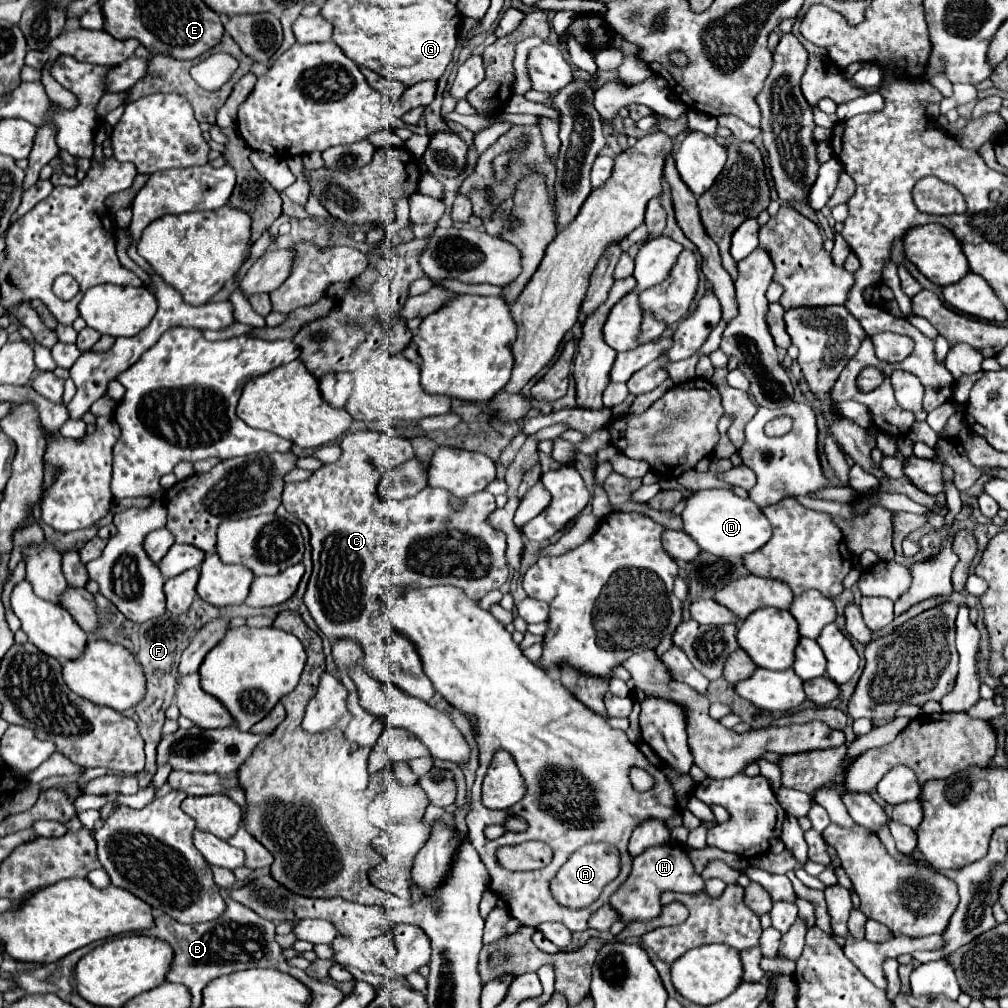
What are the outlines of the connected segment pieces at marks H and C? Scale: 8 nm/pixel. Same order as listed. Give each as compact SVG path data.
M669 840L667 844L651 846L643 850L639 856L633 860L633 870L631 876L625 880L625 884L611 896L609 904L613 910L619 914L623 922L645 922L653 920L661 914L661 888L671 888L681 894L699 894L705 888L705 880L701 874L695 872L695 866L691 858L687 856L687 850L683 844Z
M355 432L345 434L339 448L341 458L337 462L325 464L303 482L285 484L281 494L281 504L285 506L285 510L305 522L311 532L313 574L307 584L305 606L309 608L321 632L331 640L335 636L351 636L353 640L361 642L367 658L367 672L371 672L371 676L383 682L391 682L401 690L407 690L411 696L427 702L435 694L435 688L425 676L411 640L395 634L393 630L381 630L377 626L377 620L389 610L393 596L397 596L397 592L403 592L403 586L423 588L451 584L463 588L463 592L467 592L467 596L471 596L473 600L481 600L481 596L489 590L501 588L509 574L509 566L505 562L505 534L485 524L487 516L497 508L495 496L485 490L471 498L465 498L461 510L453 510L449 506L451 494L447 490L427 486L414 497L400 501L382 501L377 496L377 484L387 468L395 468L403 462L413 460L415 454L411 442L407 438L389 436L385 432Z

